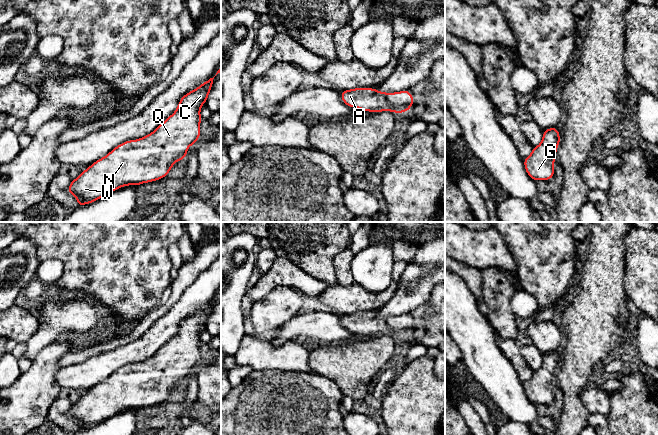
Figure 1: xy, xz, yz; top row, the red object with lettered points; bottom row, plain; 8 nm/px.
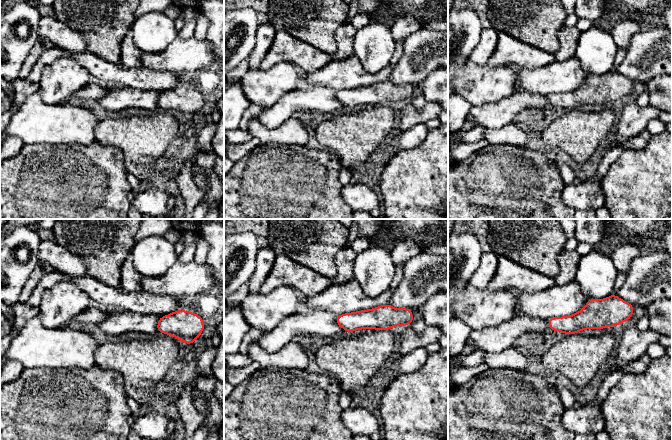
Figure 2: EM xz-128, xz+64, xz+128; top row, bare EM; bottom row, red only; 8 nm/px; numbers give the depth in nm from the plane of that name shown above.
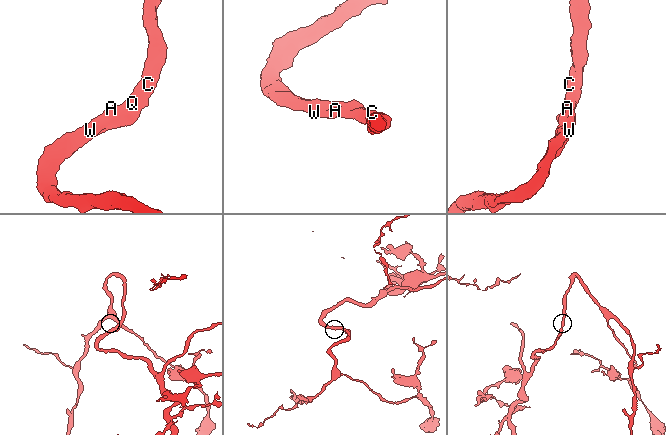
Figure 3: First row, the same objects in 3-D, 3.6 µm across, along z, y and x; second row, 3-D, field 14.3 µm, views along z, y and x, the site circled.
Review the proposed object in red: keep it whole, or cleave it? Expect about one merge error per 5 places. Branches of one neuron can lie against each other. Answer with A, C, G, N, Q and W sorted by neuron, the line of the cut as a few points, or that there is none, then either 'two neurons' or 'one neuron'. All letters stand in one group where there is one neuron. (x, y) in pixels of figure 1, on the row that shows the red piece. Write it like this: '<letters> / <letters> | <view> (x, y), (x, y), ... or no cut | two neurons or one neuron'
A C G N Q W | no cut | one neuron

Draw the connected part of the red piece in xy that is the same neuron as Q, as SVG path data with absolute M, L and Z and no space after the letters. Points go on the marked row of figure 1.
M214 77L210 78L185 94L180 99L177 110L154 132L136 141L128 140L119 144L105 157L84 170L77 179L73 179L67 191L77 198L78 207L94 202L120 187L137 186L167 176L175 161L185 158L187 148L196 143L201 134L200 107L206 103L213 79Z

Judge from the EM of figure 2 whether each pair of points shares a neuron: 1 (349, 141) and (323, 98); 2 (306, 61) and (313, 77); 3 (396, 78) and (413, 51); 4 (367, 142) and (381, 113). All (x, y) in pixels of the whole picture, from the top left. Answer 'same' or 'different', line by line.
1: different
2: different
3: same
4: same

